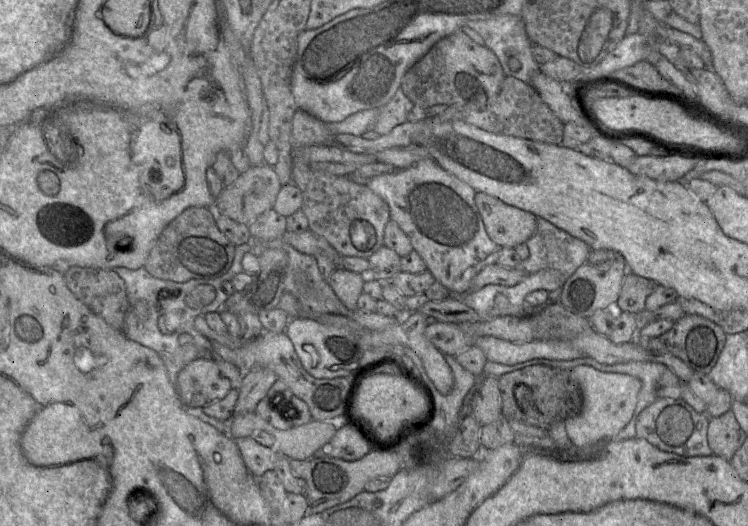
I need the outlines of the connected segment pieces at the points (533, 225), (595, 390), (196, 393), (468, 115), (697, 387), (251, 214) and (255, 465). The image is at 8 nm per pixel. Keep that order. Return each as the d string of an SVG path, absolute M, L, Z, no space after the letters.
M482 192L476 193L474 201L488 236L500 248L526 243L537 229L537 217L531 212Z
M590 366L574 367L570 372L582 394L580 411L565 421L566 431L574 448L616 436L634 415L641 389L640 381L631 375L600 372Z
M197 358L180 370L175 389L185 408L203 408L223 399L232 386L230 380L221 374L213 358Z
M505 76L500 91L484 109L463 109L462 113L462 121L487 132L555 145L563 140L564 123L529 83L511 76Z
M694 374L686 384L705 403L706 414L709 417L719 417L731 410L732 396L714 384L708 375Z
M265 163L250 166L247 171L239 174L238 179L232 185L223 188L222 193L215 200L215 205L221 214L249 226L261 214L273 208L280 188L278 176L271 166Z
M252 437L234 439L242 459L249 471L260 478L266 471L272 470L280 456L276 448L261 445Z

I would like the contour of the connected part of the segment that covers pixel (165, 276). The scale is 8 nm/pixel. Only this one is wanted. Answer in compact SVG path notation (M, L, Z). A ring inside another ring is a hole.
M189 207L163 229L147 257L144 268L155 278L162 280L214 280L231 267L235 248L217 227L209 208Z

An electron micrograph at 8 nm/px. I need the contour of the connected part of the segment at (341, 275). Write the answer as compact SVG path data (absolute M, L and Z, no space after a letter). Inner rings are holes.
M337 267L329 277L328 283L349 311L358 309L357 300L363 293L364 284L361 274Z

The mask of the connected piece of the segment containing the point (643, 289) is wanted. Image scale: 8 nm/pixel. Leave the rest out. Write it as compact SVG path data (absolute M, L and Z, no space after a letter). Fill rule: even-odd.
M627 273L616 304L616 311L637 315L647 310L646 301L655 291L656 286L649 279Z

